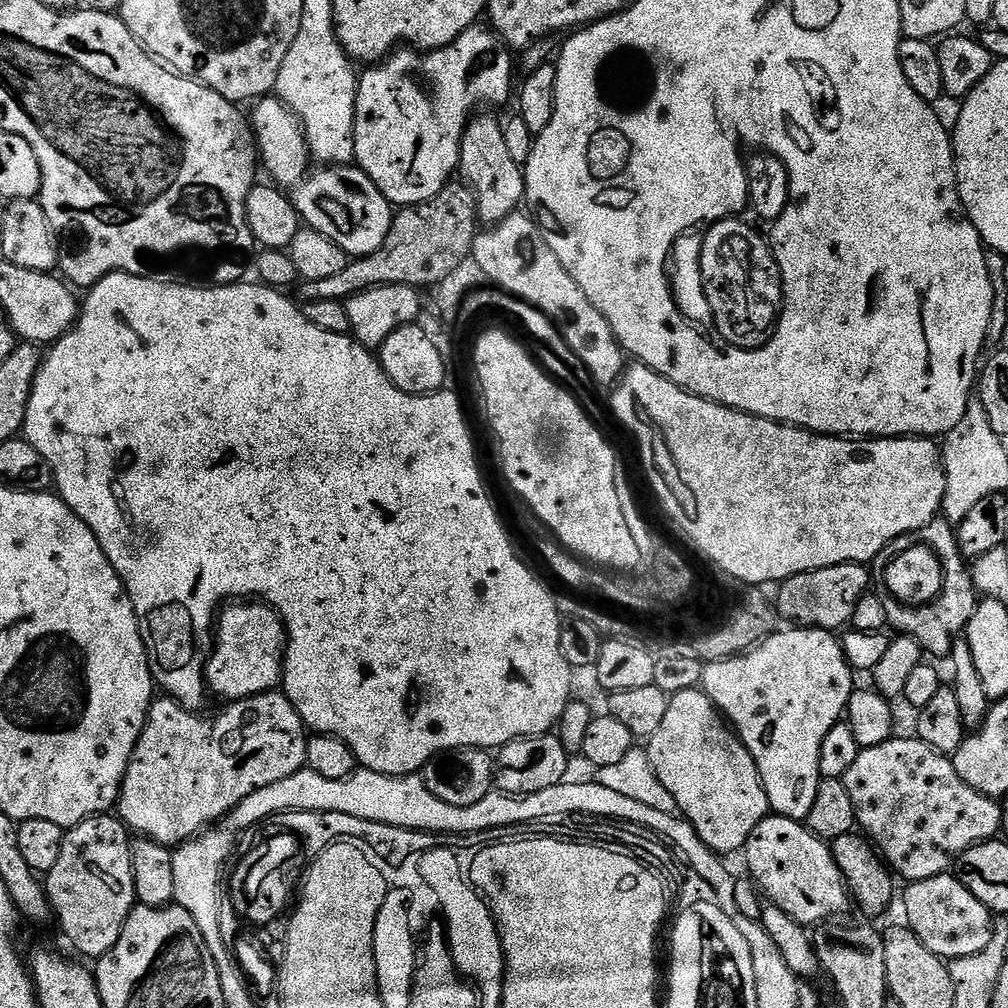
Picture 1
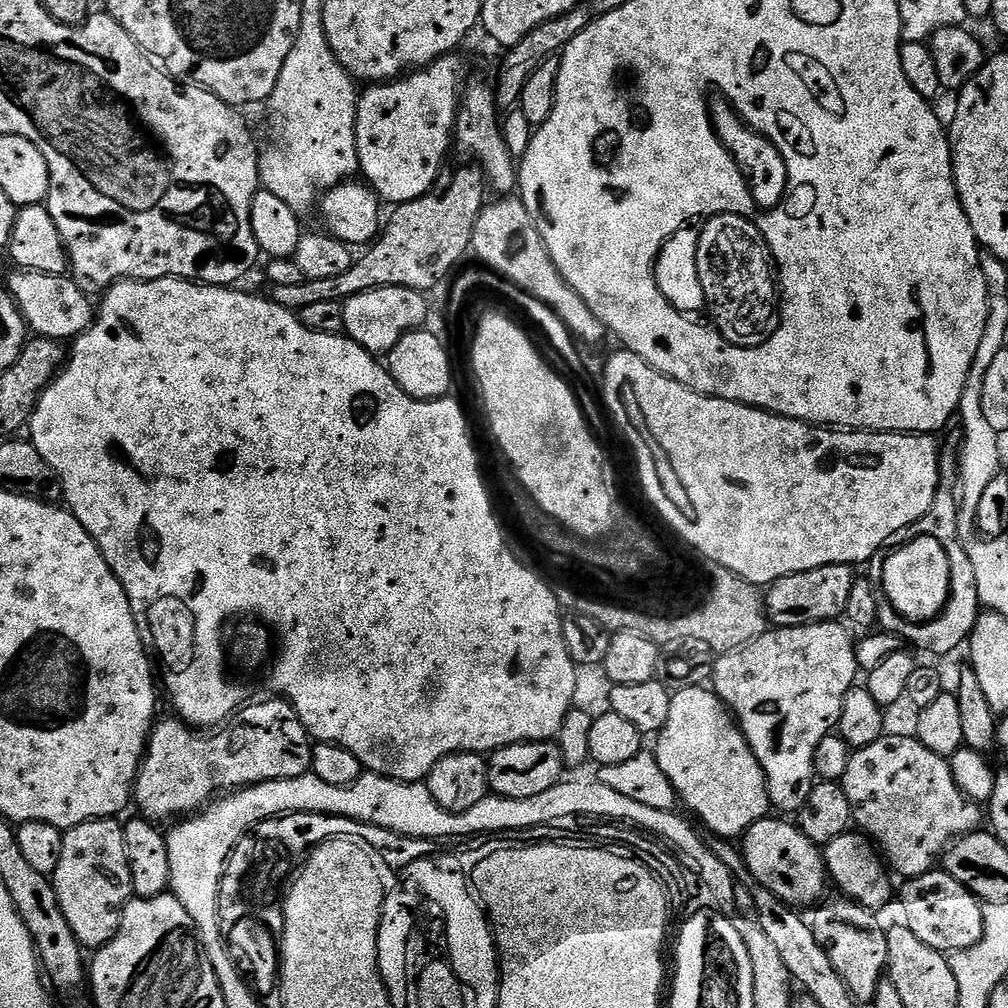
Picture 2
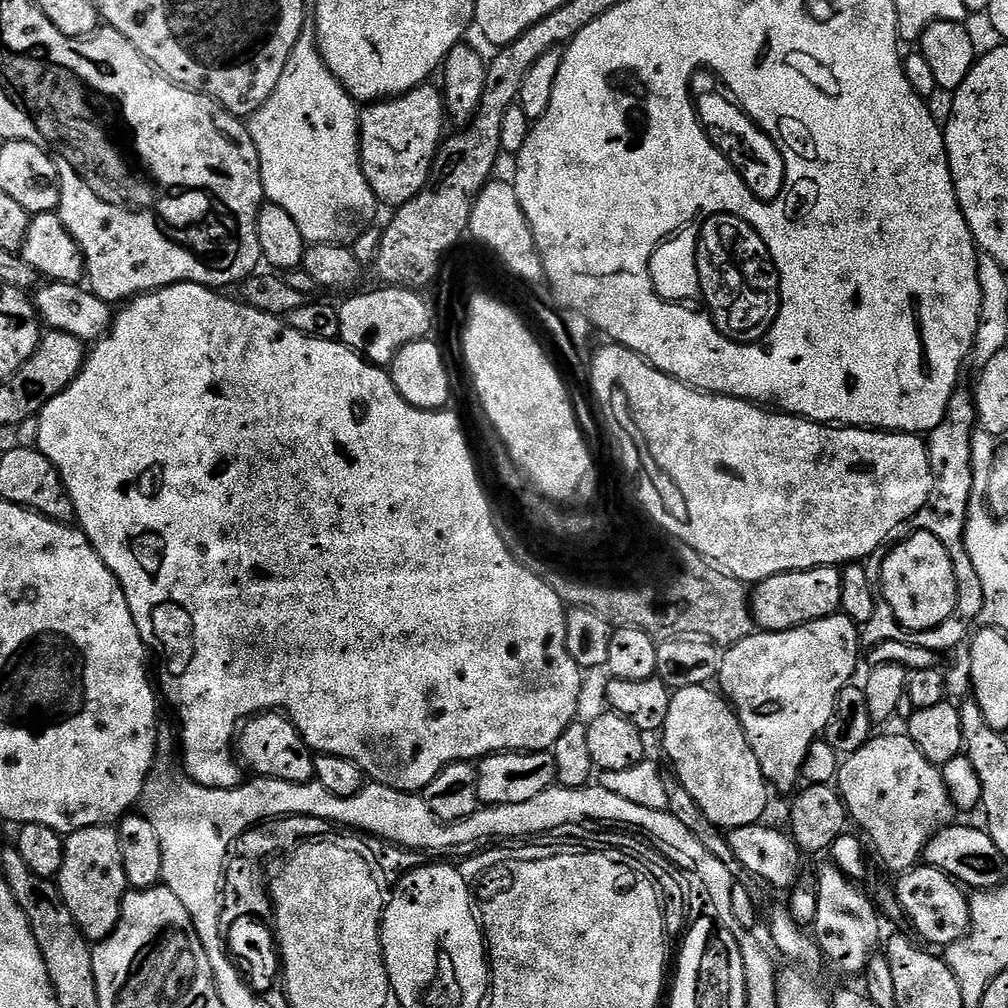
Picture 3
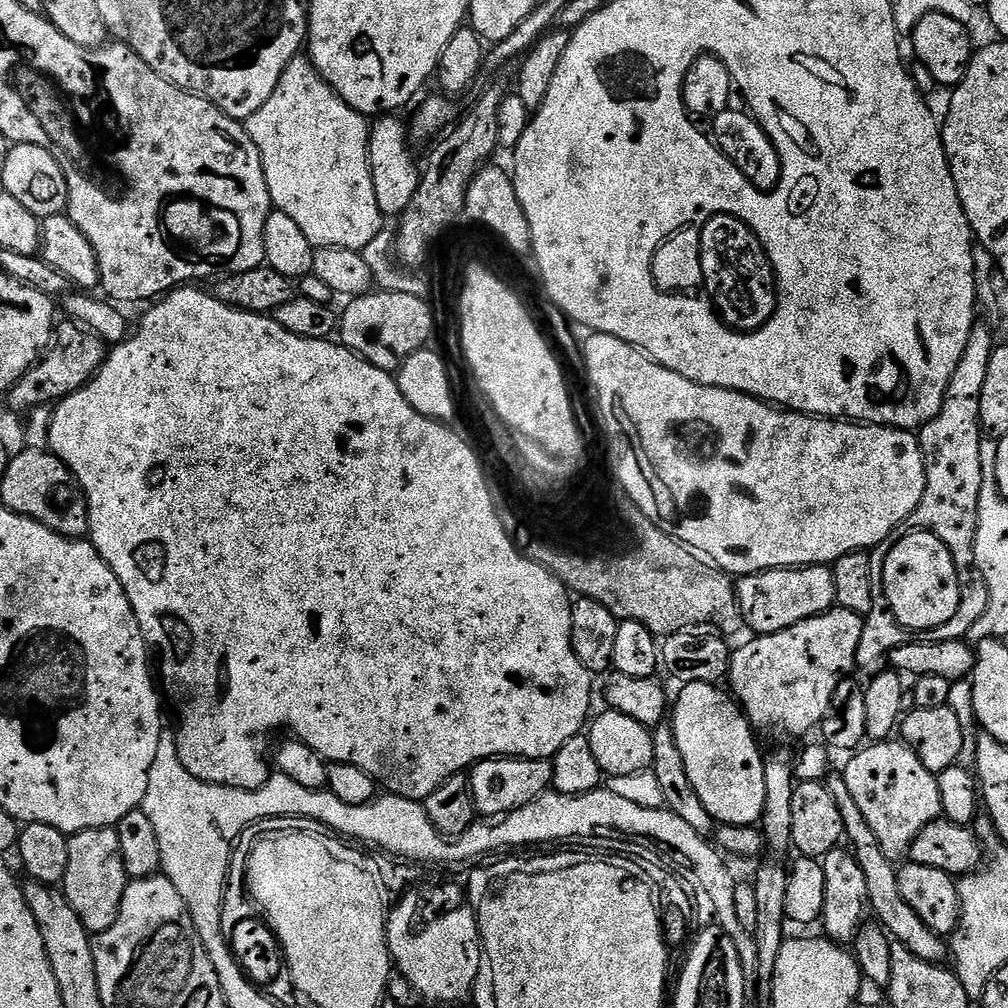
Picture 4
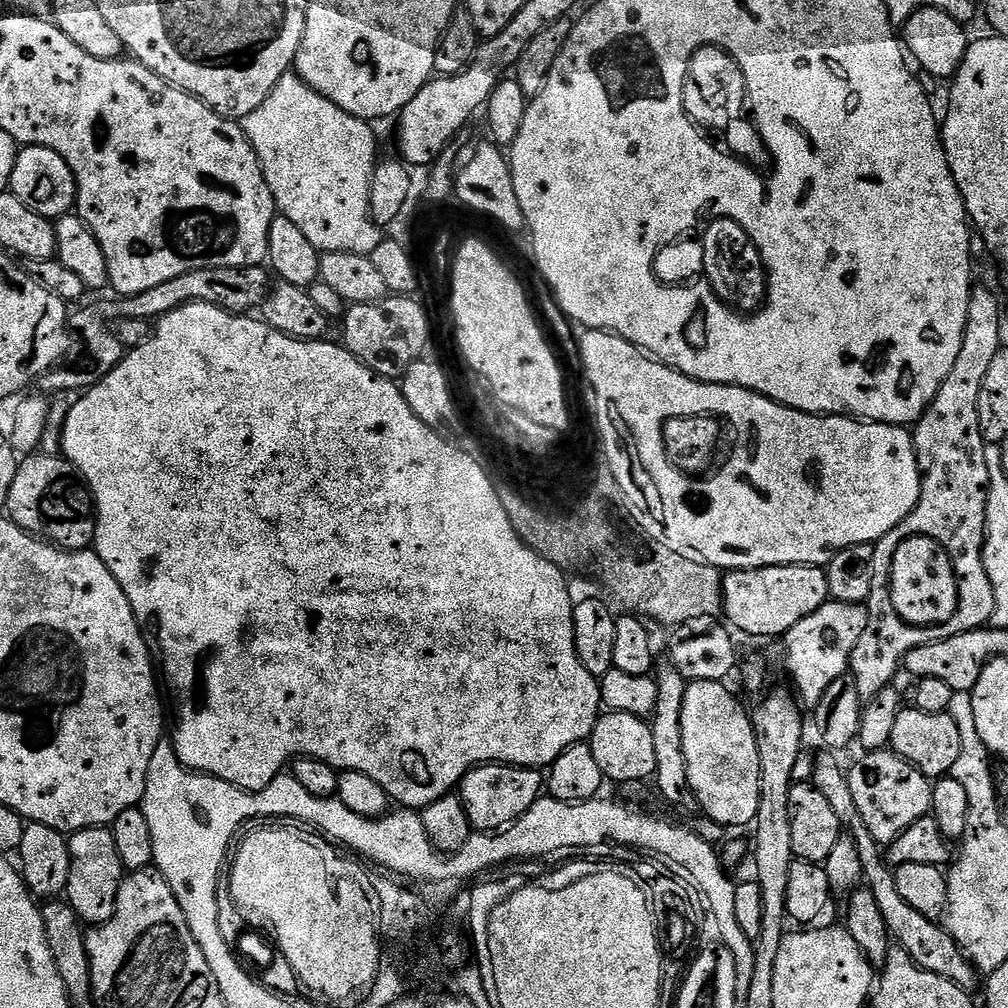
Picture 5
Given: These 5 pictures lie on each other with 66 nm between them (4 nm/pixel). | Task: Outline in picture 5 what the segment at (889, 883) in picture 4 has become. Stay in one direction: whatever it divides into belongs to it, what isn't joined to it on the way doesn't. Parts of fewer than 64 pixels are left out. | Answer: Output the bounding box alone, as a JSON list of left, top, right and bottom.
[810,750,978,994]

